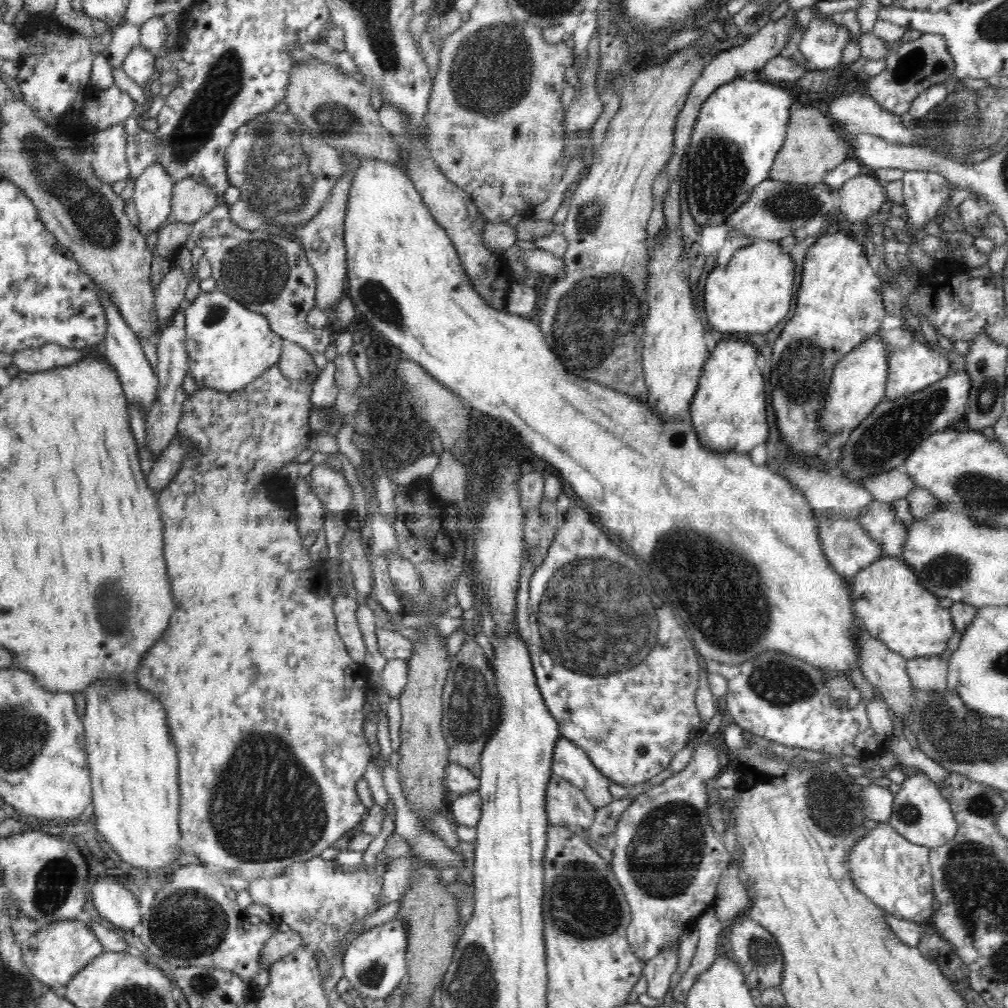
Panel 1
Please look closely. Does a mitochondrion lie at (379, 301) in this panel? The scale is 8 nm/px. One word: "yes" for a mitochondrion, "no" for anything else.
yes

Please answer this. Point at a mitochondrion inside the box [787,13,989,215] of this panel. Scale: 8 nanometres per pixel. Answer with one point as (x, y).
(950, 126)

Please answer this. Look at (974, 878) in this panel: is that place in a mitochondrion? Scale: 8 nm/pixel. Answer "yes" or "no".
yes

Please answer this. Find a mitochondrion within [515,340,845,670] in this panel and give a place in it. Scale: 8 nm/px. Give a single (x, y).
(725, 597)

